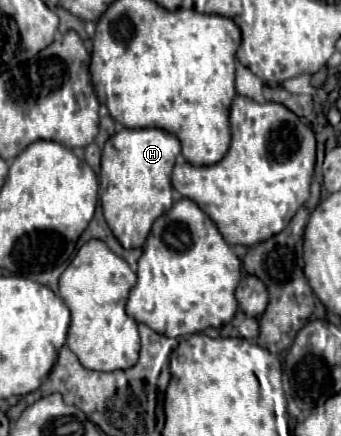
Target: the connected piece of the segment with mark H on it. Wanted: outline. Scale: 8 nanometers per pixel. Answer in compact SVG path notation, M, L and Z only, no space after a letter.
M122 129L112 135L102 151L100 204L104 219L125 249L144 245L152 223L172 207L170 173L180 153L176 135L164 129Z

